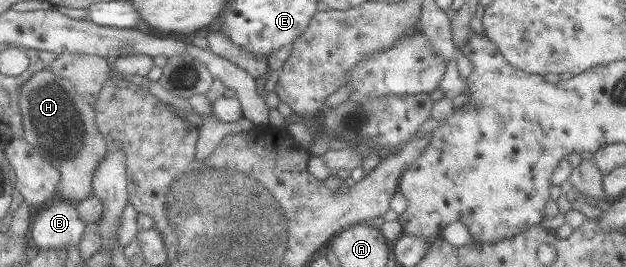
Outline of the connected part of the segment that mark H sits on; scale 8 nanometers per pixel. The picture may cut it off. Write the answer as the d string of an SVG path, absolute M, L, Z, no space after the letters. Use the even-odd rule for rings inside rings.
M45 68L21 85L19 107L23 115L24 138L61 174L58 186L61 197L79 202L94 192L97 168L110 150L105 136L97 126L95 107L75 88L70 78Z

